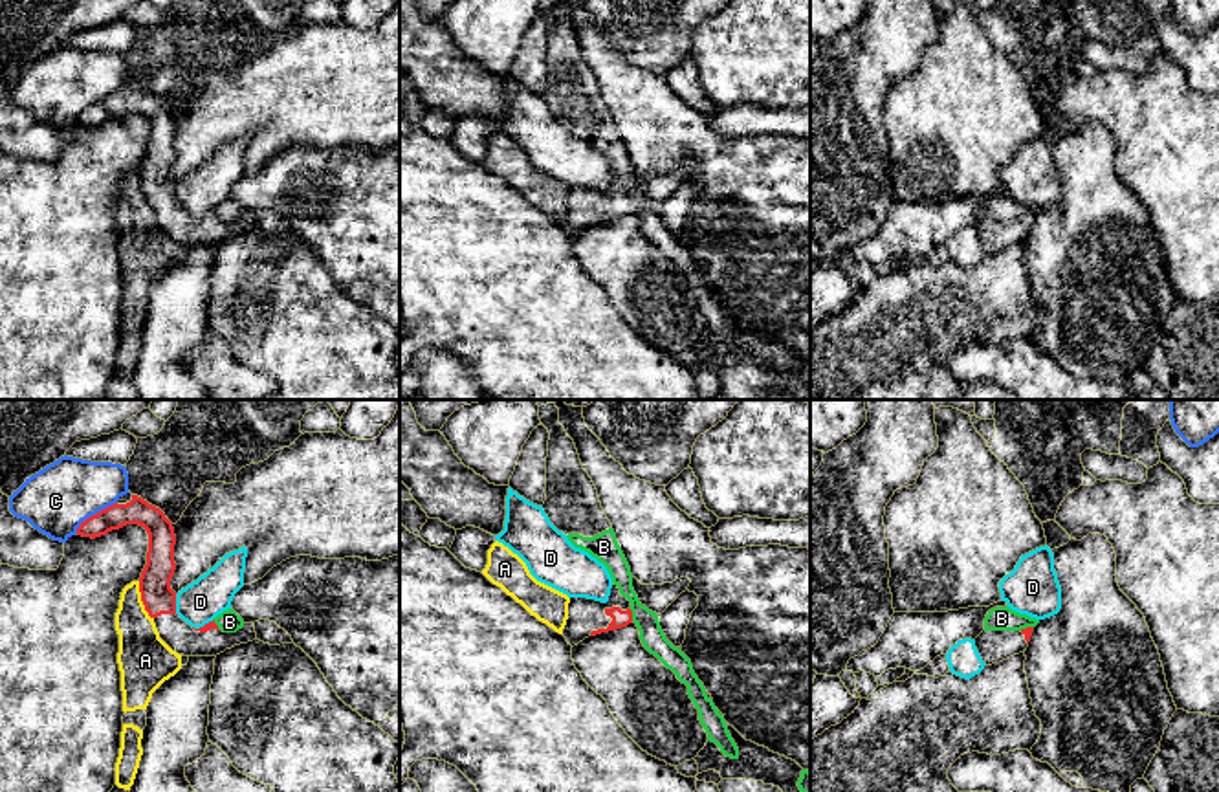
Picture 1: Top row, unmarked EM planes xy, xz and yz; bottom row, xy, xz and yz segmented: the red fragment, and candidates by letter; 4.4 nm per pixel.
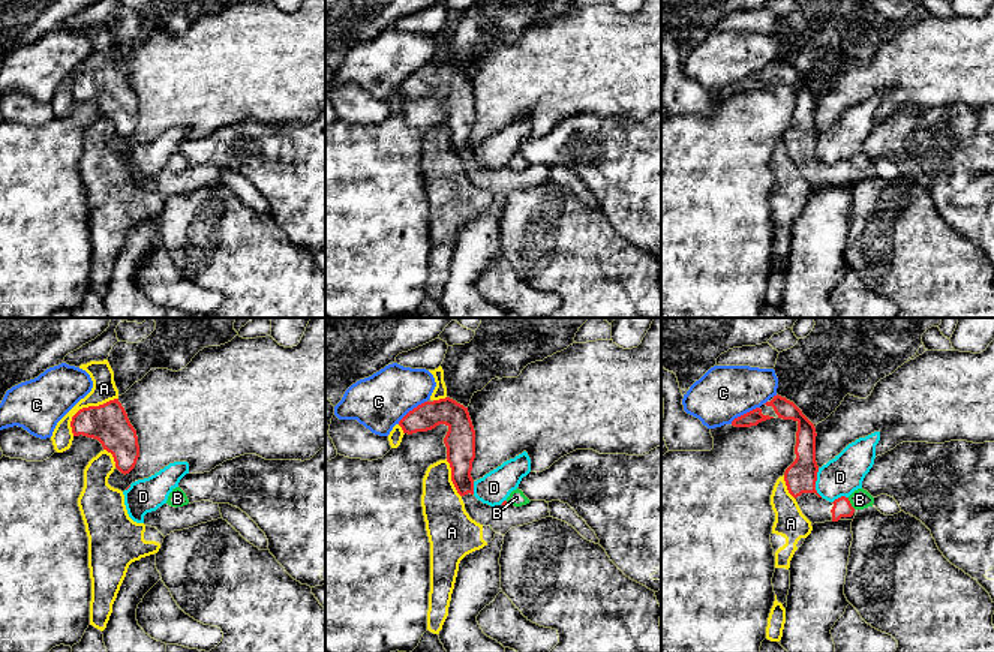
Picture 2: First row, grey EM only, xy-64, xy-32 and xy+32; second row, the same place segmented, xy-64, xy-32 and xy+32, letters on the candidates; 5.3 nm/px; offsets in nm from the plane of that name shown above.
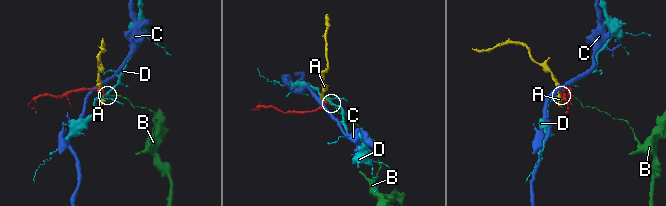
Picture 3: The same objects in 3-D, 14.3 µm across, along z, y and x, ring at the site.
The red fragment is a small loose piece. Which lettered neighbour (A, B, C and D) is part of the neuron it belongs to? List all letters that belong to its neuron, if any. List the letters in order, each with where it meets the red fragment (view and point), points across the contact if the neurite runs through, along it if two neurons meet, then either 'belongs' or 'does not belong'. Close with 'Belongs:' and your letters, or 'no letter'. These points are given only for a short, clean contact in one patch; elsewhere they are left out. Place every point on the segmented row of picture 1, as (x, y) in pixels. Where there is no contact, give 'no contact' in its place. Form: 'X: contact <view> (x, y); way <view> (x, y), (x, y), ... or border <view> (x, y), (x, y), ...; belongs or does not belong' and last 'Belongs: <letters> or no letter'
A: contact xy (142, 600); does not belong
B: contact xz (631, 615); border xz (629, 609), (633, 620); does not belong
C: contact xy (96, 514); does not belong
D: contact xy (175, 605); border xy (175, 594), (175, 611), (178, 615); does not belong
Belongs: no letter

